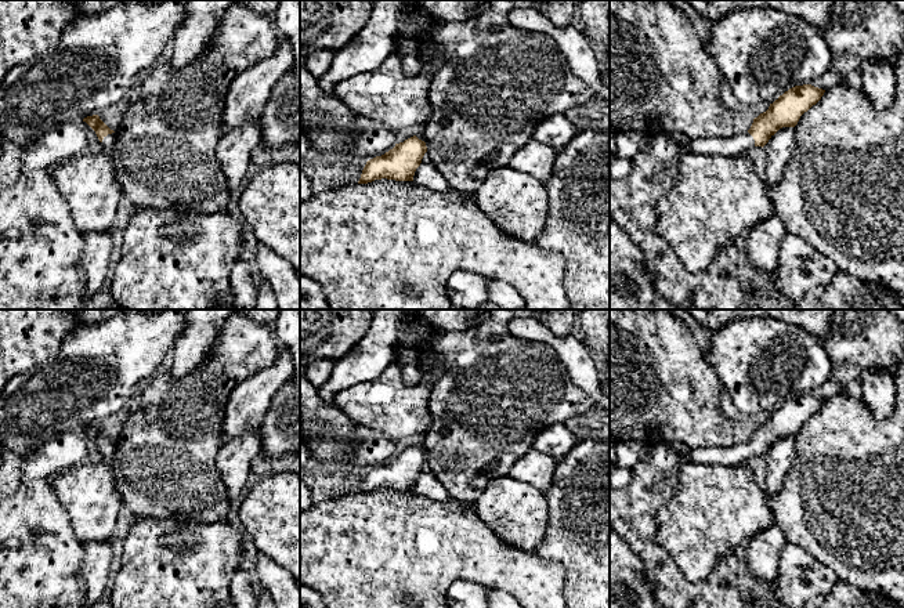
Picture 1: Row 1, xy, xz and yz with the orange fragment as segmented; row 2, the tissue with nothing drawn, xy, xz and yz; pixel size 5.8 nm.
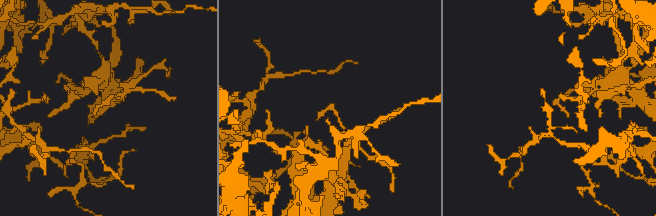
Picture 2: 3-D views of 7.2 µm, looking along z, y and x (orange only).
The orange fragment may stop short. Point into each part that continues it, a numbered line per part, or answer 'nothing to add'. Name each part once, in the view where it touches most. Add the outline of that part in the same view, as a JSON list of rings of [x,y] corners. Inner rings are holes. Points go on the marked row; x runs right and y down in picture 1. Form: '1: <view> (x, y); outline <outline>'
1: xy (108, 141); outline [[[115,133],[108,134],[106,137],[104,137],[104,140],[101,142],[101,145],[102,145],[104,149],[111,149],[111,148],[113,148],[115,144],[116,144],[116,135],[115,135]]]

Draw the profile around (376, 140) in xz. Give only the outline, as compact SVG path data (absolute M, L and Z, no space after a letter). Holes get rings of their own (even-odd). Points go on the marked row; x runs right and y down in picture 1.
M372 123L369 127L361 129L355 142L348 149L348 156L370 160L382 156L395 146L394 133L387 127Z

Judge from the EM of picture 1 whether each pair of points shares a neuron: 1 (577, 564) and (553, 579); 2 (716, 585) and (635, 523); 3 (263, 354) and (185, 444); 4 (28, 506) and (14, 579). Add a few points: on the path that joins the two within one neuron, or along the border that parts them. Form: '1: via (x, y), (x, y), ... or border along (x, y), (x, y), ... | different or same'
1: border along (537, 554), (563, 567), (564, 593) | different
2: via (693, 587), (684, 587), (647, 546) | same
3: via (239, 375), (232, 379), (232, 383), (195, 420) | same
4: via (25, 524), (26, 553), (22, 561) | same

